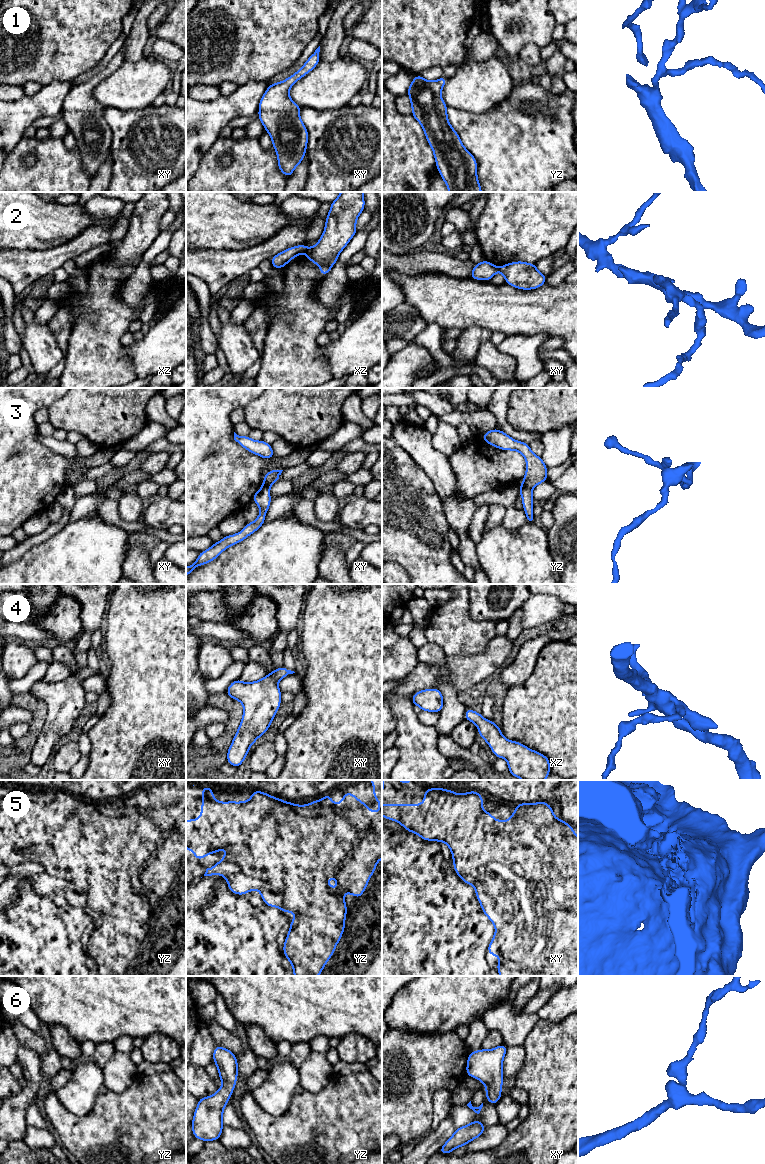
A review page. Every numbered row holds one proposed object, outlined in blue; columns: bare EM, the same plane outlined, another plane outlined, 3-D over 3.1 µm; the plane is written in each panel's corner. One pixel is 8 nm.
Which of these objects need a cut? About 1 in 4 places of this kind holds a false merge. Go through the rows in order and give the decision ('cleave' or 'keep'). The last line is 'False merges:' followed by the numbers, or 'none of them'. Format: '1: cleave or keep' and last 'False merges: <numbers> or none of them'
1: keep
2: cleave
3: cleave
4: keep
5: keep
6: keep
False merges: 2, 3

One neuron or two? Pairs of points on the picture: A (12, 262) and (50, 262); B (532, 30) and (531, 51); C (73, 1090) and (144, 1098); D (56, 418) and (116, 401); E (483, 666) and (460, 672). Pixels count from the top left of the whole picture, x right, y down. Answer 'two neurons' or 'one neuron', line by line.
A: one neuron
B: two neurons
C: two neurons
D: one neuron
E: one neuron

